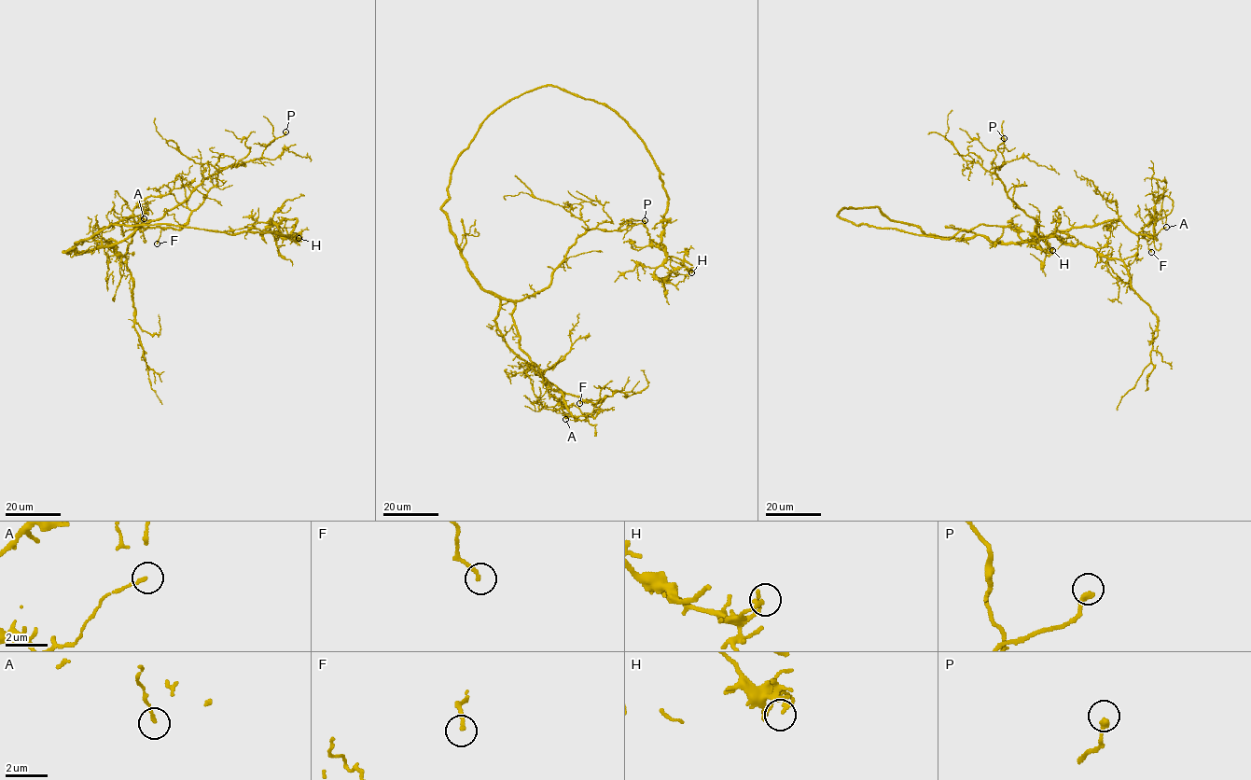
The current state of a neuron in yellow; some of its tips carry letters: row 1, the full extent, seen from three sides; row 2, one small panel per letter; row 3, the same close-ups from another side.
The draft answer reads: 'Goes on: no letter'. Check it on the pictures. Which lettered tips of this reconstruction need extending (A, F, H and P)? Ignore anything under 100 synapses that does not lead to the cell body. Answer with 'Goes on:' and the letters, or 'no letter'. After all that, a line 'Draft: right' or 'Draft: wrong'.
Goes on: no letter
Draft: right

